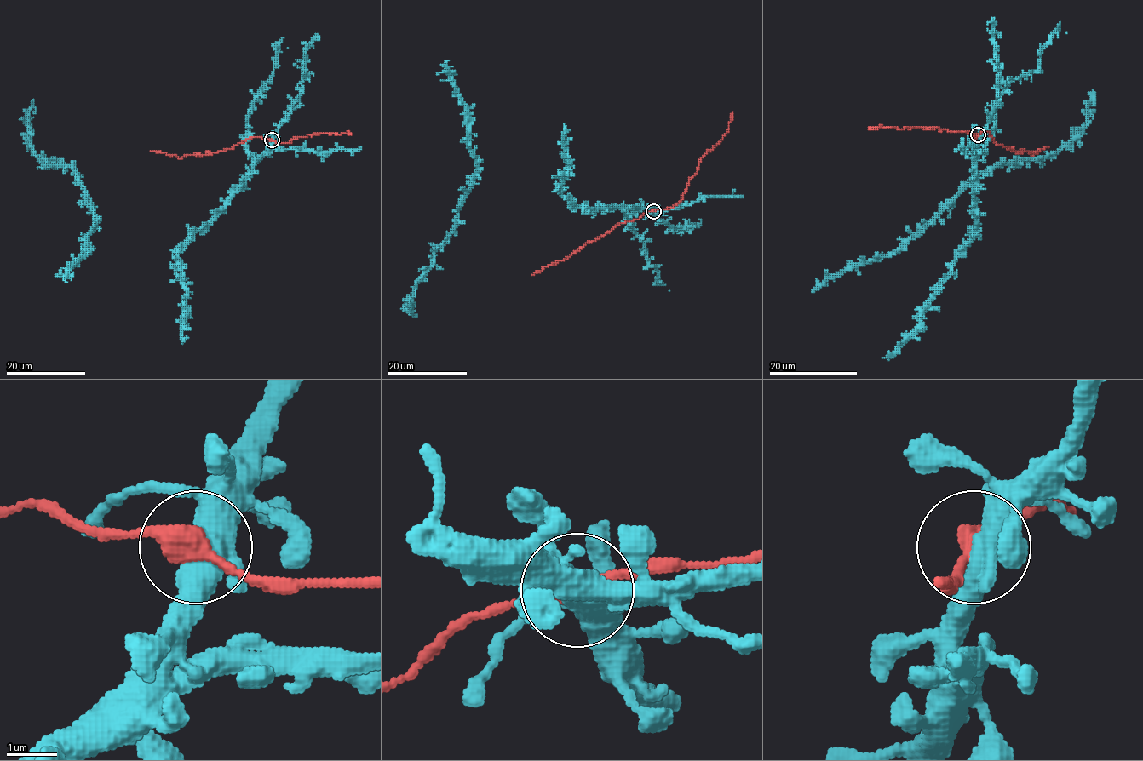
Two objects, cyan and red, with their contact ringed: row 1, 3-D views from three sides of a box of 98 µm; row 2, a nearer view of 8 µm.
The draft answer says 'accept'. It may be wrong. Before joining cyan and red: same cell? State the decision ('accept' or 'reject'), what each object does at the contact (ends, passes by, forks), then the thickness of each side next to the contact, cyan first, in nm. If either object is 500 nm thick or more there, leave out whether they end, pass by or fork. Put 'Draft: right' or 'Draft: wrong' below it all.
reject; cyan forks there; red passes by; 420 nm thick on the cyan side, 360 nm on the other
Draft: wrong

